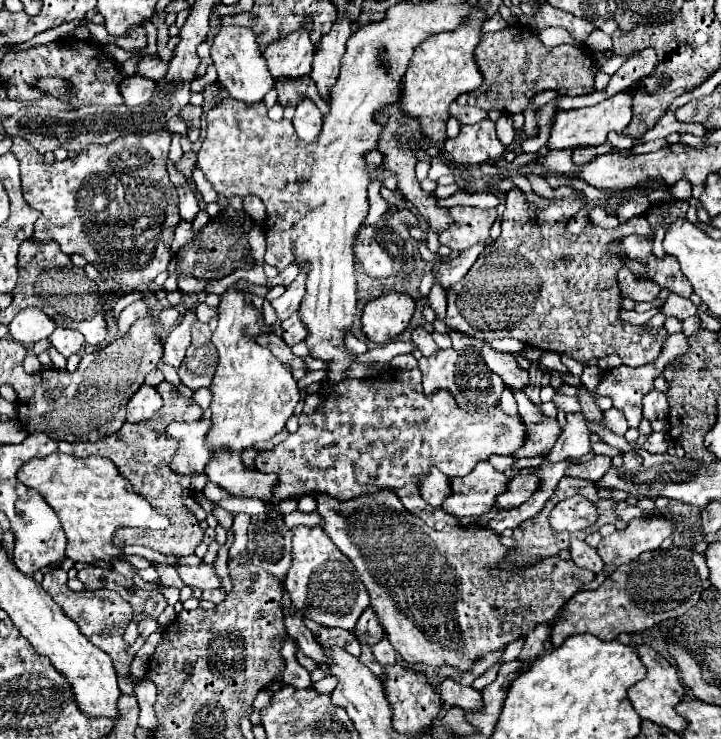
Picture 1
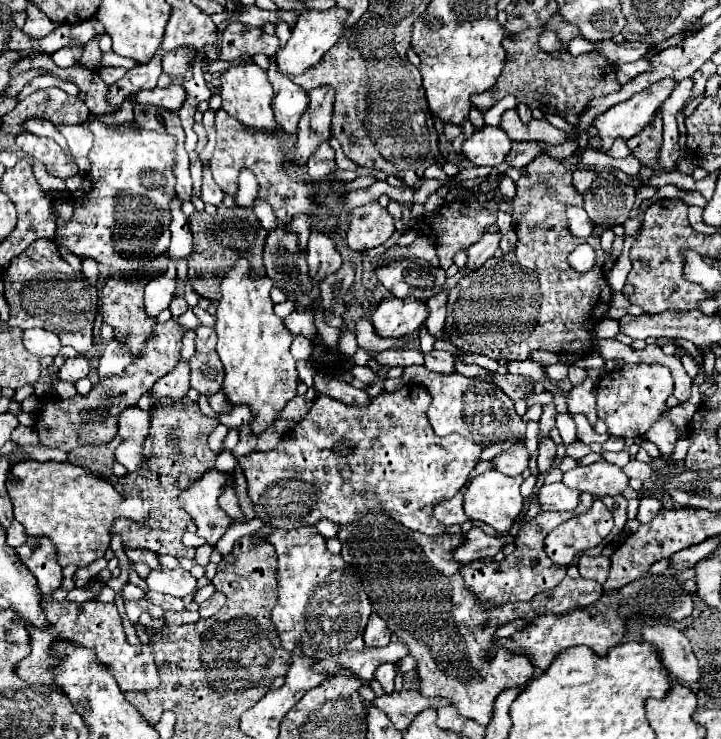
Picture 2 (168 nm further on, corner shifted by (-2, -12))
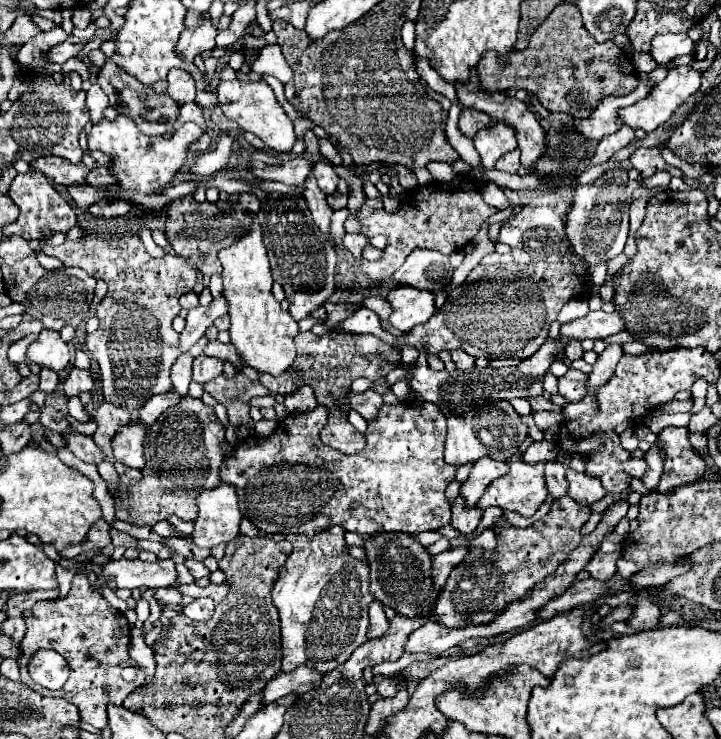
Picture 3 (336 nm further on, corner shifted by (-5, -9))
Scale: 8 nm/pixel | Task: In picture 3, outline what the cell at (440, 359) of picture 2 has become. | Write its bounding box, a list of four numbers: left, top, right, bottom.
[450,349,474,369]

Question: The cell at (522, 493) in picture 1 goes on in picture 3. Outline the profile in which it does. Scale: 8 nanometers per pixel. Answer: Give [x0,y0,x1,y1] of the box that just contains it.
[557,452,606,505]

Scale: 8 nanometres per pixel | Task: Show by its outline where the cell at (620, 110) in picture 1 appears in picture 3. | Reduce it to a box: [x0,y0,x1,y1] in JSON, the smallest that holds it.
[618,65,700,133]

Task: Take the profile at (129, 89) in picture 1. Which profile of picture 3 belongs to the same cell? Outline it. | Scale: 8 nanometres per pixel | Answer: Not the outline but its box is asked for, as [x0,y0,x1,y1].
[166,69,196,105]

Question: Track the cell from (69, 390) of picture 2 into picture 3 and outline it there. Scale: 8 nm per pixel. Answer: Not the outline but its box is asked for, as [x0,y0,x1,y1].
[68,397,90,421]

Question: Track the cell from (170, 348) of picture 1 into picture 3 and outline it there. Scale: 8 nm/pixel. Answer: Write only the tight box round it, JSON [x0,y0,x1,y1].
[140,391,180,425]

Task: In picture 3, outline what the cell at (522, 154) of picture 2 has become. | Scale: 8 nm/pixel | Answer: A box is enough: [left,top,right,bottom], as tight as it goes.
[496,149,520,173]

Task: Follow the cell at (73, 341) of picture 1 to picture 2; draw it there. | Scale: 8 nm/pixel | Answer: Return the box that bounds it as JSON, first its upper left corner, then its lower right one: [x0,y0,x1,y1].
[59,354,91,382]

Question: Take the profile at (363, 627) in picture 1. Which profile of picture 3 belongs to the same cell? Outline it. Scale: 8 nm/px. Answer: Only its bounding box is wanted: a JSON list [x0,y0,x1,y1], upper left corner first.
[368,601,390,639]

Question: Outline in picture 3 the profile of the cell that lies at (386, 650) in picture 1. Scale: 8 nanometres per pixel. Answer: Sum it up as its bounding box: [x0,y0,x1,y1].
[376,677,400,697]

